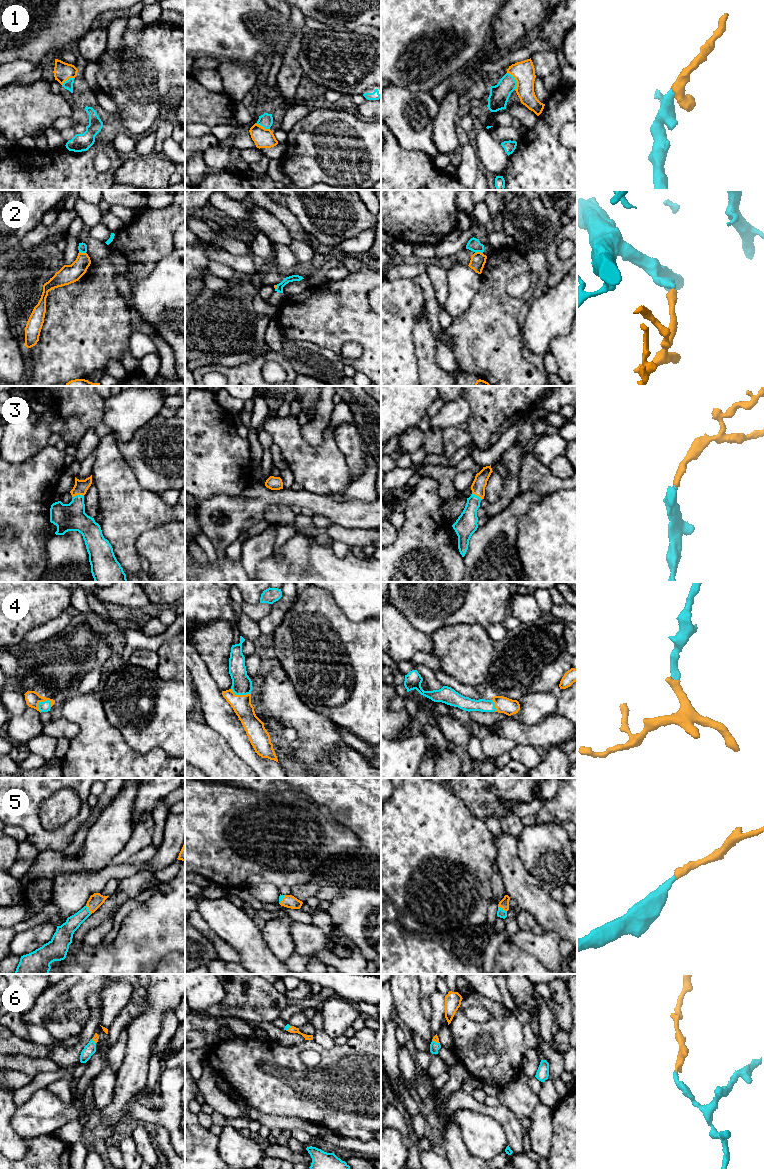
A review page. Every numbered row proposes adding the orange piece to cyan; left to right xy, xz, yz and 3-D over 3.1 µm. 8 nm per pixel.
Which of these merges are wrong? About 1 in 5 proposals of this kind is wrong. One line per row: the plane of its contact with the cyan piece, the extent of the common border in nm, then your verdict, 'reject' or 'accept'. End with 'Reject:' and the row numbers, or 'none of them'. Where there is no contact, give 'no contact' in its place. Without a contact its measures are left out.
1: contact in yz; length 160 nm; accept
2: contact in yz; length 60 nm; reject
3: contact in xy; length 90 nm; accept
4: contact in xy; length 130 nm; accept
5: contact in yz; length 90 nm; accept
6: contact in yz; length 70 nm; accept
Reject: 2

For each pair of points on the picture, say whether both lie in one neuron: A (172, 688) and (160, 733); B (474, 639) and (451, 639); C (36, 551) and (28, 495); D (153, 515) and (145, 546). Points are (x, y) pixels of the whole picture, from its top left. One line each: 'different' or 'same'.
A: same
B: same
C: same
D: different

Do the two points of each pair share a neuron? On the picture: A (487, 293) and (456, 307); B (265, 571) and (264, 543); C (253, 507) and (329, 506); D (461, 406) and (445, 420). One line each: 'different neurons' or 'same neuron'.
A: different neurons
B: different neurons
C: same neuron
D: same neuron

